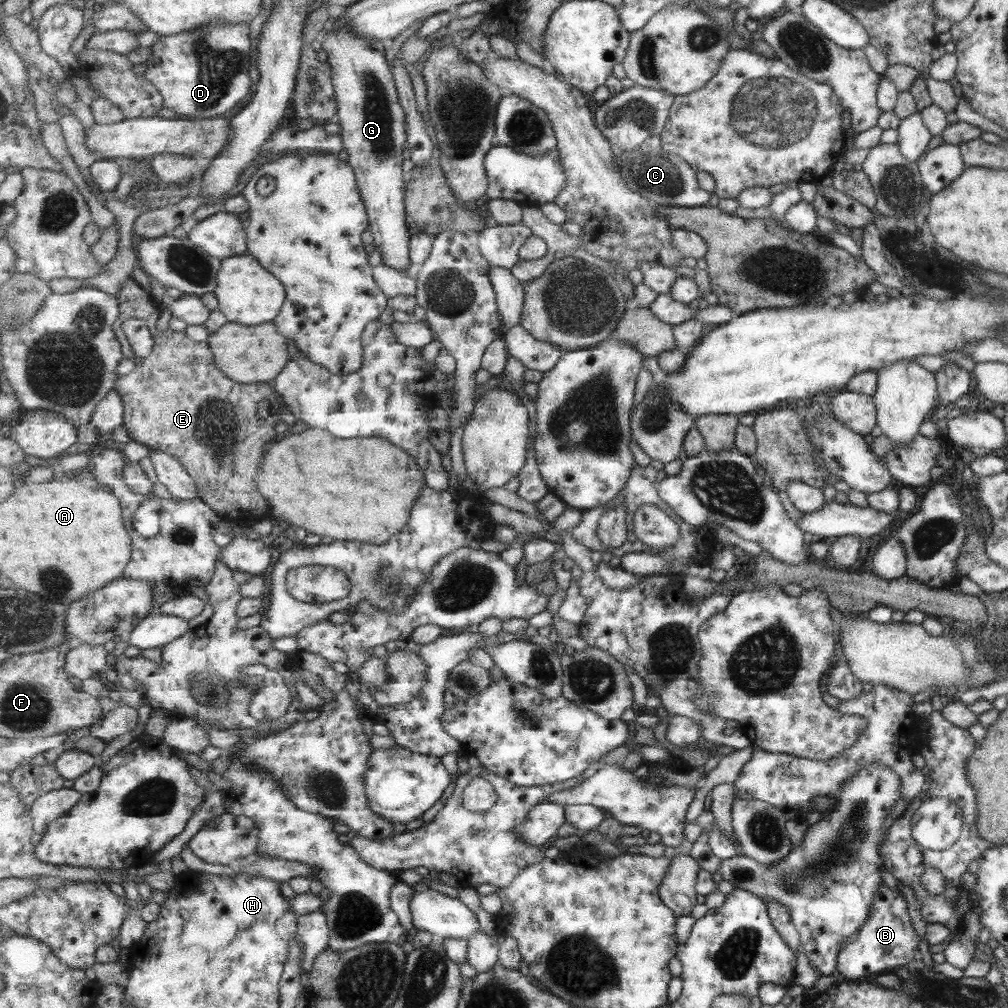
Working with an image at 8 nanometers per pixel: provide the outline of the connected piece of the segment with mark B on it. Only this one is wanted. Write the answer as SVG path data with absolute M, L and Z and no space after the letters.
M881 884L877 888L877 893L874 894L875 900L871 902L870 916L863 921L862 928L857 933L851 934L846 941L839 946L839 953L837 956L838 966L835 975L839 979L856 981L875 978L876 976L897 970L906 966L911 960L919 956L917 946L920 943L918 936L913 930L913 926L909 921L907 914L907 904L903 900L901 893L897 889L891 889Z

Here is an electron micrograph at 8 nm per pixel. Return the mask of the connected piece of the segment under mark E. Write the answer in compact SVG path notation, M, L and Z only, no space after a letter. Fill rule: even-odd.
M130 278L130 280L123 285L123 288L121 288L121 291L119 291L117 295L120 302L120 317L117 321L115 321L114 329L118 335L118 339L122 342L122 349L126 355L126 358L133 358L135 360L135 369L131 373L121 376L116 383L115 388L115 390L123 397L125 403L126 413L124 414L124 424L129 430L129 436L131 436L132 441L145 444L145 446L147 446L147 448L149 448L151 451L163 450L163 452L169 452L169 455L173 454L173 456L175 456L175 458L177 458L184 465L184 468L189 472L189 475L195 479L199 497L208 506L211 506L211 509L218 512L222 518L226 518L229 521L235 521L238 525L249 524L252 526L255 524L255 522L257 522L257 520L261 520L261 518L263 518L263 516L269 512L269 504L267 504L265 496L263 496L262 492L259 492L259 488L257 488L257 476L259 476L259 462L263 460L263 454L265 454L265 444L275 440L275 436L277 436L277 422L279 422L279 413L286 411L286 402L283 400L282 395L279 394L277 390L273 390L273 392L271 392L269 382L247 384L240 383L235 379L229 378L218 367L214 352L212 351L209 342L197 342L196 340L189 338L185 330L173 331L171 329L167 329L166 331L163 331L163 333L157 330L157 320L161 318L161 303L155 301L151 293L145 292L145 290L139 286L139 283L134 282L133 279ZM130 318L146 320L151 332L153 333L153 338L155 339L156 343L154 344L154 351L147 358L141 358L135 354L134 348L132 347L128 336L124 331L123 323ZM263 400L273 402L273 404L269 405L271 415L267 418L259 418L259 402L263 402ZM215 456L221 456L221 458L223 458L223 464L217 464L217 462L215 462ZM211 480L215 480L217 482L217 488L215 488L214 492L211 490L211 488L209 488L209 482L211 482Z

